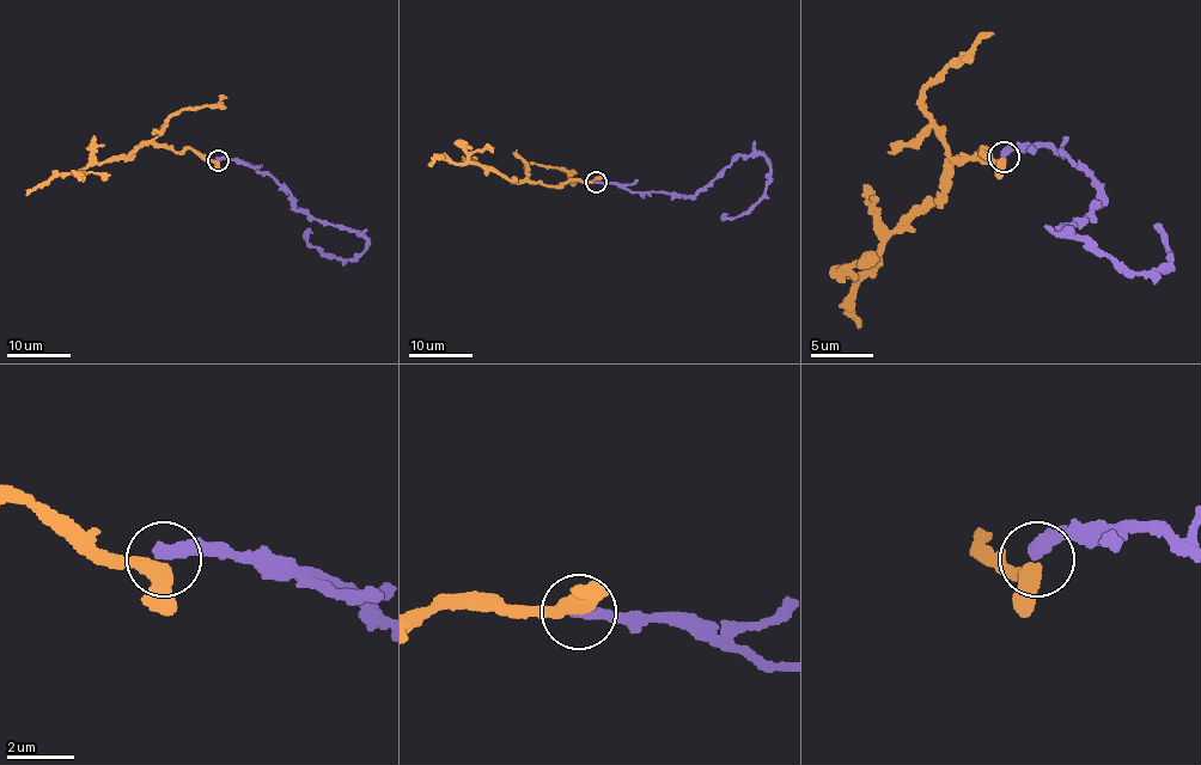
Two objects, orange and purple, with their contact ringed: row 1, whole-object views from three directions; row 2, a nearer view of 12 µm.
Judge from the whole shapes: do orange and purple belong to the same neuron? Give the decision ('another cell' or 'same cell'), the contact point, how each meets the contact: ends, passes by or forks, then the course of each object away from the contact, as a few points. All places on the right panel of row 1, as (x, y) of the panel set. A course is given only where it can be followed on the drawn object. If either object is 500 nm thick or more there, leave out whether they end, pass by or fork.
another cell | (1004, 157) | orange passes by | purple ends | orange via (1005, 159), (992, 165), (985, 151), (944, 164), (936, 197), (891, 231), (855, 285), (848, 300), (859, 328) | purple via (1005, 155), (1062, 148), (1096, 188), (1062, 231), (1129, 271), (1153, 276), (1170, 256), (1153, 224)

